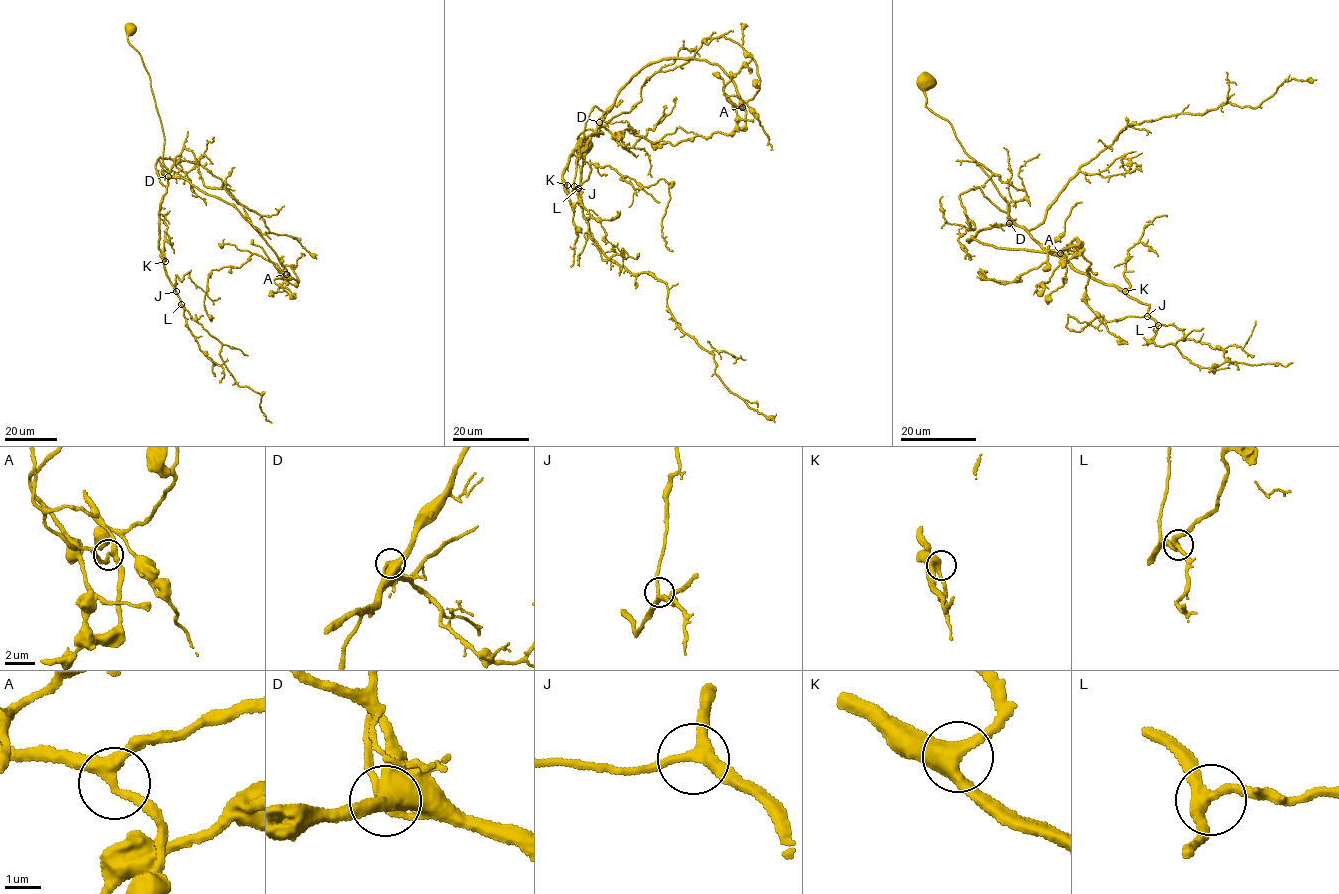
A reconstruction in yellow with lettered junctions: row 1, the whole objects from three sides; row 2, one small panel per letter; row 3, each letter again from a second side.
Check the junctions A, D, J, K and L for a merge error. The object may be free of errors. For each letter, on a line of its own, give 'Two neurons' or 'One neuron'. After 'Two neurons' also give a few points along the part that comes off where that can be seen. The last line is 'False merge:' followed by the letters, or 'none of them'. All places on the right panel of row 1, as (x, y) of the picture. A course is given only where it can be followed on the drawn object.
A: One neuron
D: One neuron
J: One neuron
K: One neuron
L: One neuron
False merge: none of them

